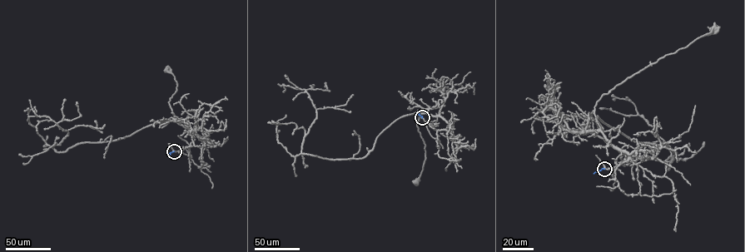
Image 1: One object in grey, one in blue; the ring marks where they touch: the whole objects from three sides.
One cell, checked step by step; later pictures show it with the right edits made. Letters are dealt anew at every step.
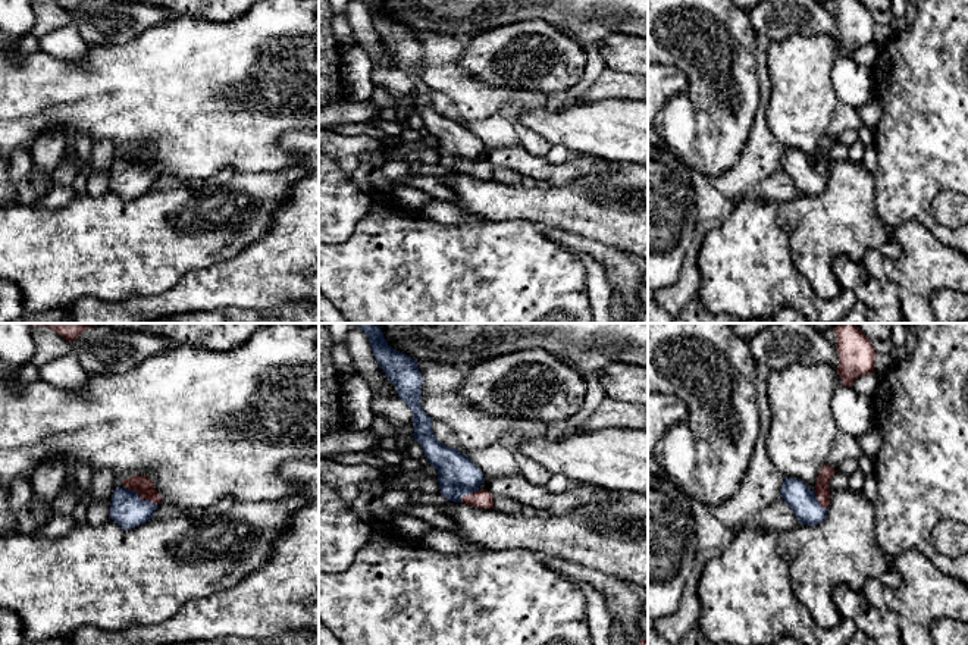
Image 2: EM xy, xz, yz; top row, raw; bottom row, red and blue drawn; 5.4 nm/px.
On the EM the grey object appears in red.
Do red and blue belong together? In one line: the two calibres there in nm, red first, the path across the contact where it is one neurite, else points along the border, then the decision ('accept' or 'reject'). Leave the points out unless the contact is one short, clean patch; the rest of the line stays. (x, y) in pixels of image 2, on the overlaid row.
calibres 100 and 190 nm; way xy (143, 485), (143, 498), (128, 510); accept

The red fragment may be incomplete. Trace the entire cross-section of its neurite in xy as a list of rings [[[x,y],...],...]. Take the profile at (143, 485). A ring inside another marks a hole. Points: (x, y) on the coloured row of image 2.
[[[132,475],[122,485],[113,491],[110,519],[128,530],[150,520],[162,497],[148,476]]]

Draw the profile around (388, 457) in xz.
[[[380,444],[373,445],[372,453],[378,455],[388,466],[400,466],[404,457],[398,450],[389,451],[383,448]]]

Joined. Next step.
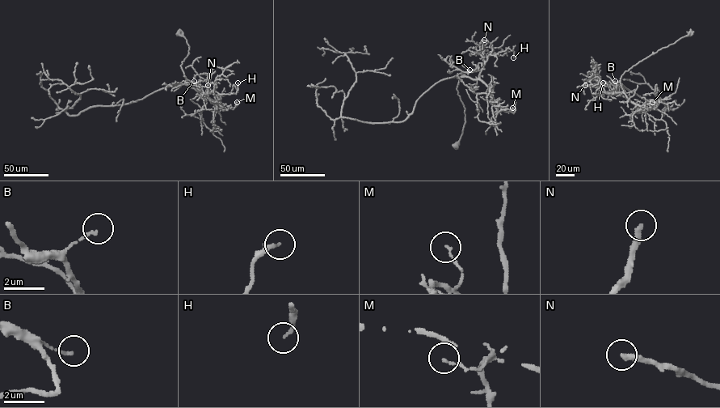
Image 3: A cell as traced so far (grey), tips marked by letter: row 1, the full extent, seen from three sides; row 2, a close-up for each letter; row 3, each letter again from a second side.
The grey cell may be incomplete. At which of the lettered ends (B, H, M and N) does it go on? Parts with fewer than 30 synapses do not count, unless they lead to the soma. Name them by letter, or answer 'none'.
N

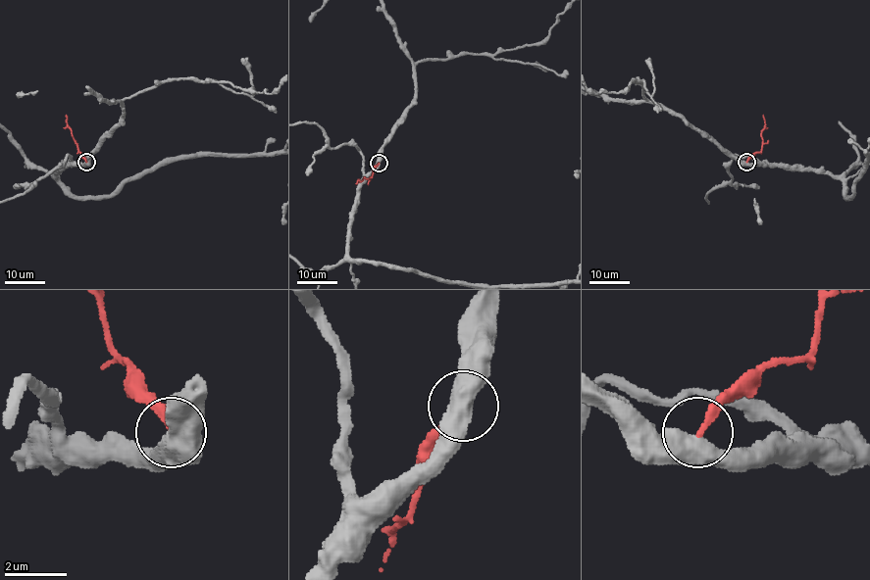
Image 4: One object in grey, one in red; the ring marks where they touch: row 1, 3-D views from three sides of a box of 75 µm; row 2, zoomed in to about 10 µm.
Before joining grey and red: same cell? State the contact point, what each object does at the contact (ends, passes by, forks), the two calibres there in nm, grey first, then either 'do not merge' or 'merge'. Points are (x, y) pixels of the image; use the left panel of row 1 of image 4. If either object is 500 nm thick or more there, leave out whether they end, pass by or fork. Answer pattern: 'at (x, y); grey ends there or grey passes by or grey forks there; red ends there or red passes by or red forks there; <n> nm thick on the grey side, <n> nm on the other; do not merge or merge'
at (86, 162); 550 nm thick on the grey side, 220 nm on the other; do not merge

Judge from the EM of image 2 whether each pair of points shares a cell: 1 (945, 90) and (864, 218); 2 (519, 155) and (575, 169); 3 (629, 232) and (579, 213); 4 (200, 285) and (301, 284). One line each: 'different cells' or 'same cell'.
1: different cells
2: same cell
3: same cell
4: same cell

